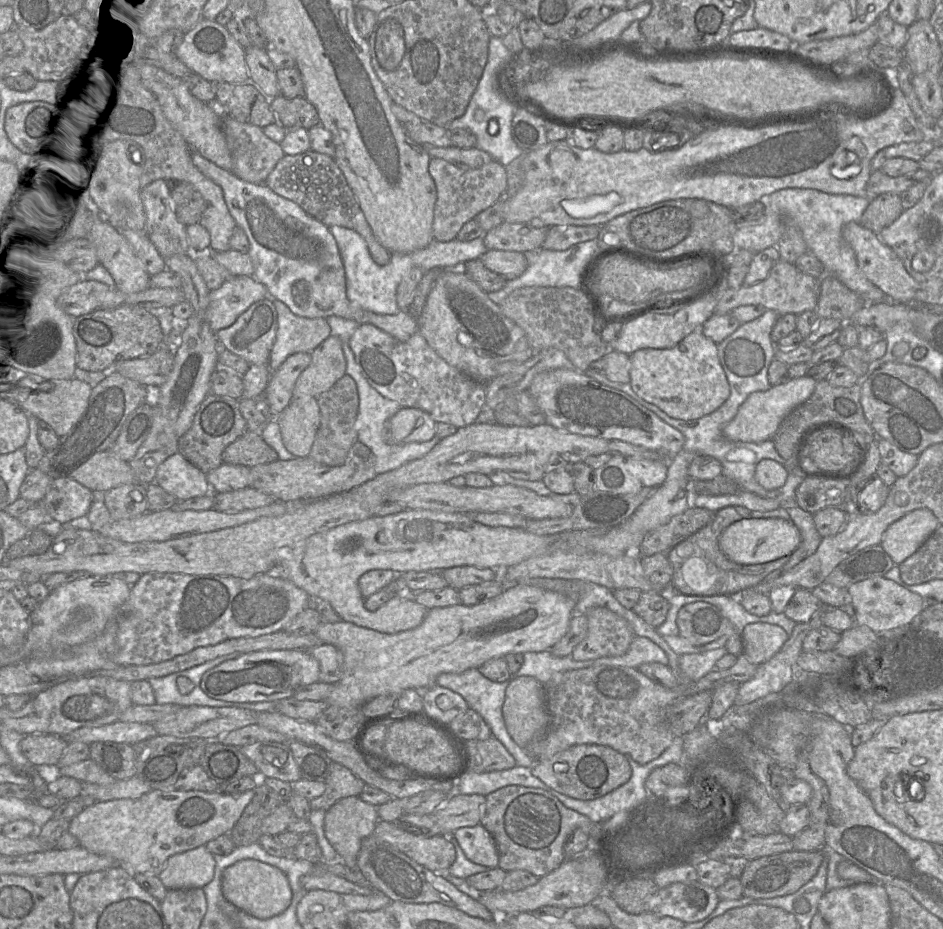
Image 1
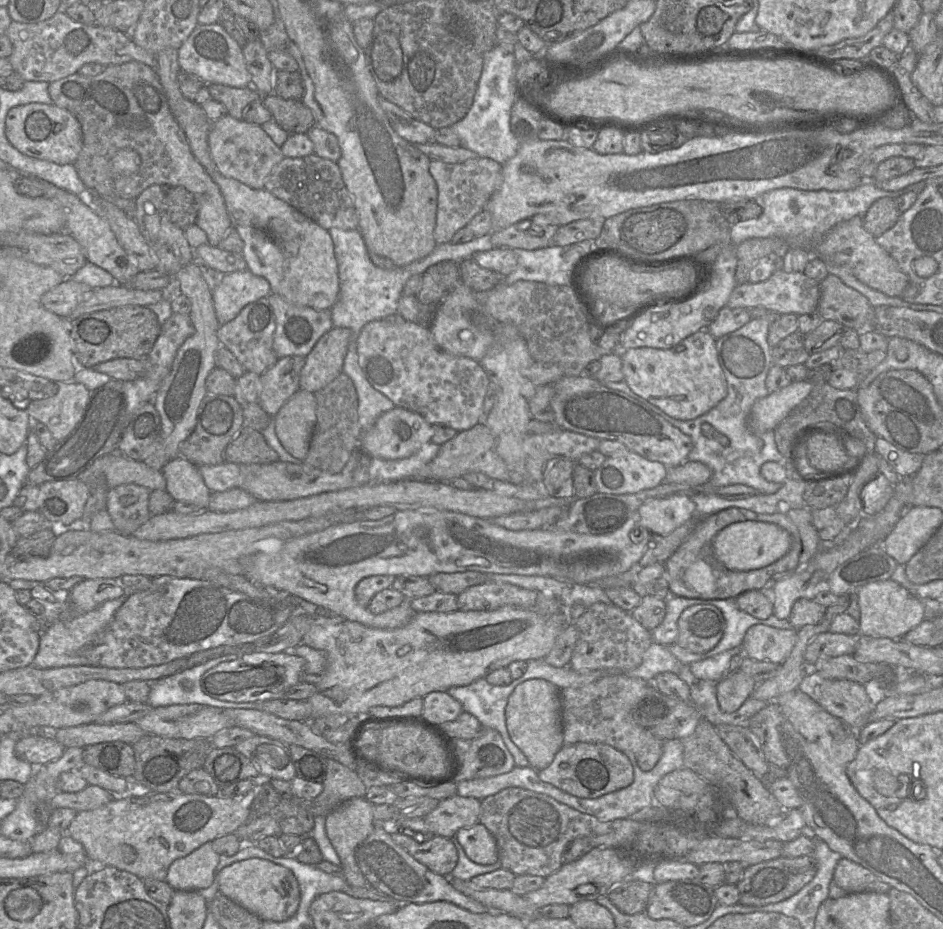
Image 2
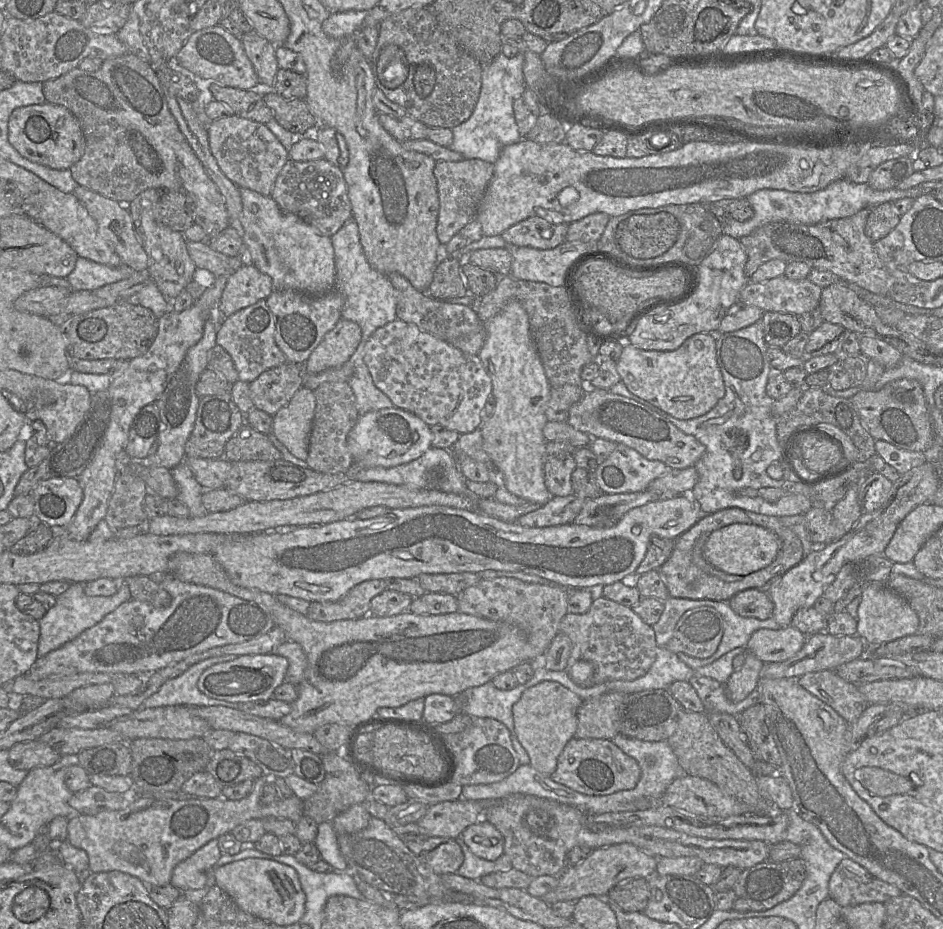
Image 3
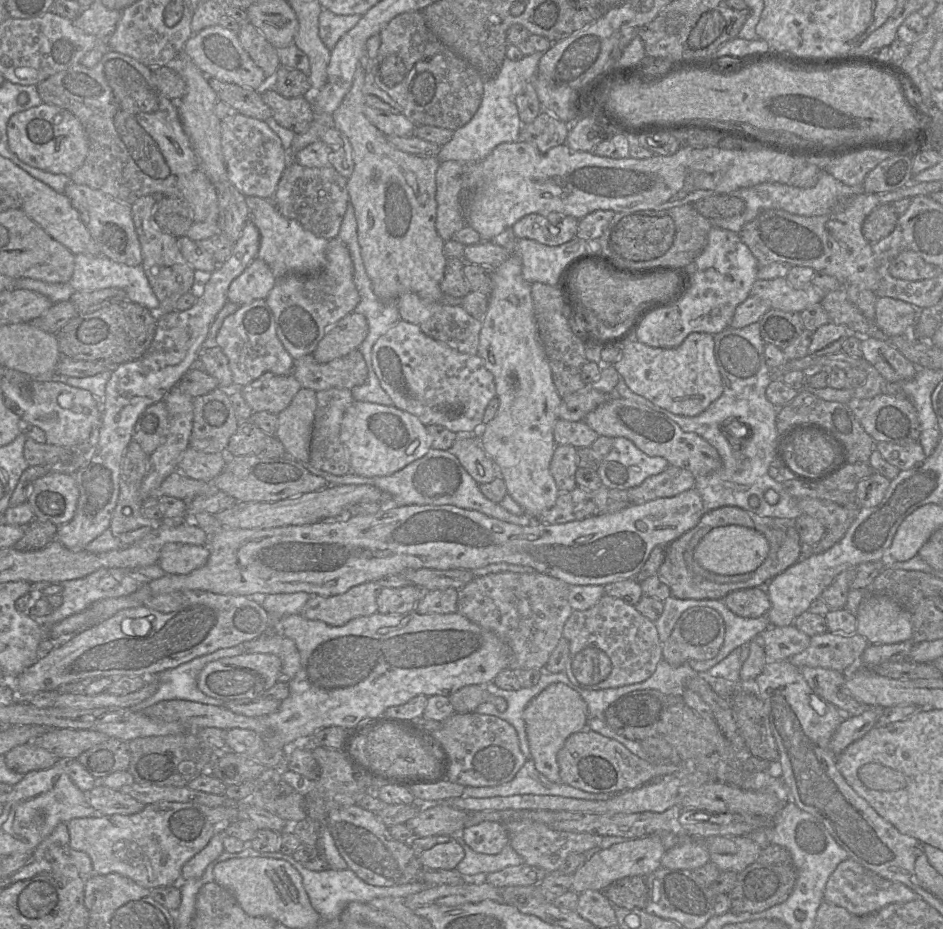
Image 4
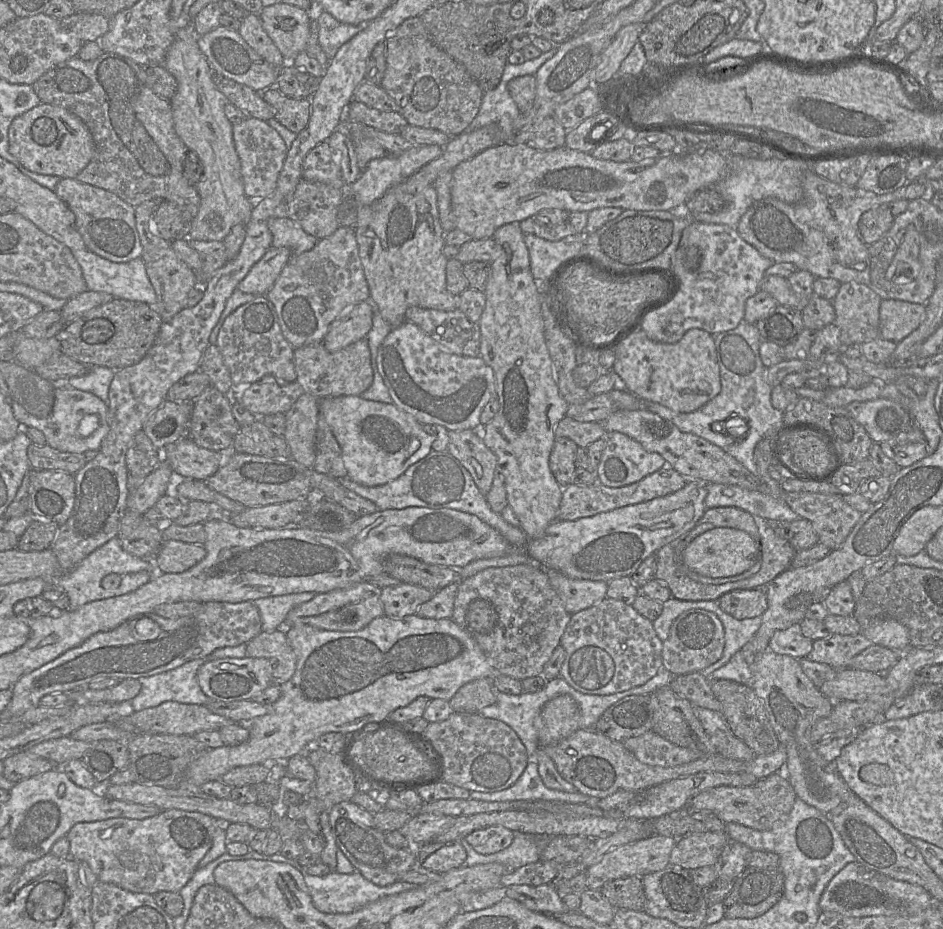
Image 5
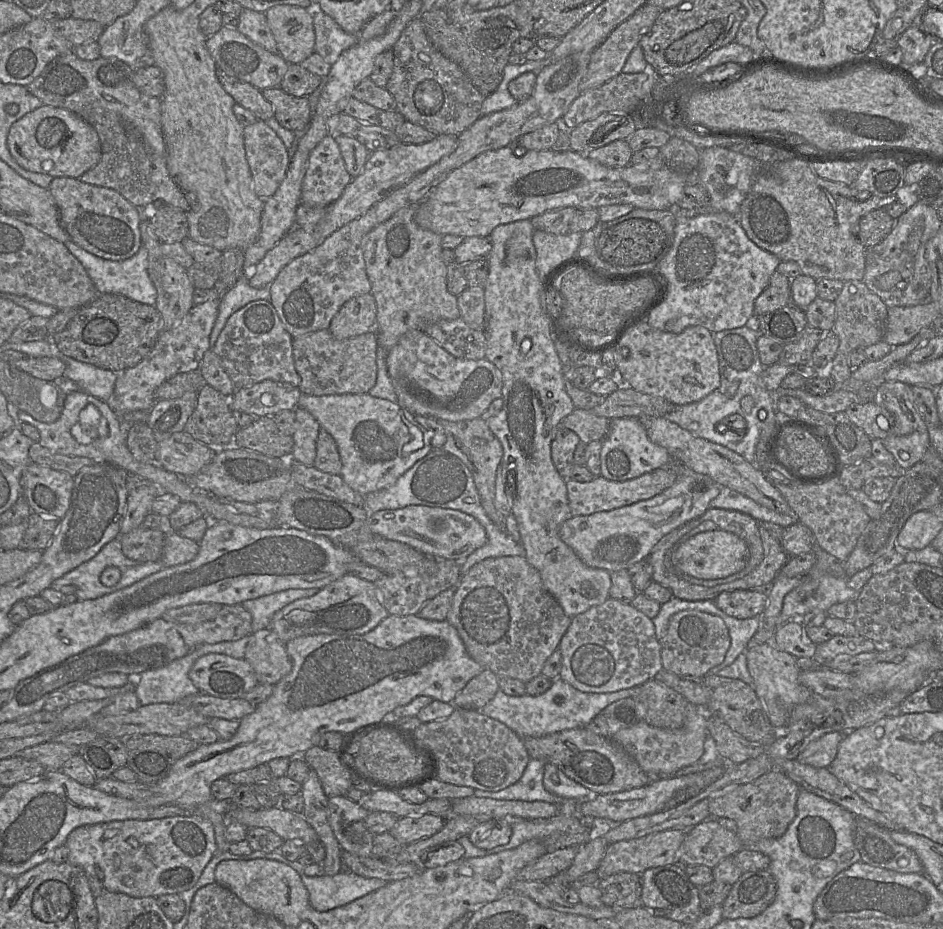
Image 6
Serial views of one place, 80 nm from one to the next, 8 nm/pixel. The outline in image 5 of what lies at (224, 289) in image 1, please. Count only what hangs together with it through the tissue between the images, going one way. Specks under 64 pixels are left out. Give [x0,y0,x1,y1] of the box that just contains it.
[237,246,292,296]

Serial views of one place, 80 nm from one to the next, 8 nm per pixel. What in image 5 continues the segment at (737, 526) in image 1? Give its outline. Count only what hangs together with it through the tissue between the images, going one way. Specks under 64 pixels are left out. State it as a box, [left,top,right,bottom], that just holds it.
[683,527,760,578]

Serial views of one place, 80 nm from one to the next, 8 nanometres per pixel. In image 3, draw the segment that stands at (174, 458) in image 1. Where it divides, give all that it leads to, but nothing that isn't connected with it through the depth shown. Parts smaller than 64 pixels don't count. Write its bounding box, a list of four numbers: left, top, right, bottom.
[171,462,208,517]

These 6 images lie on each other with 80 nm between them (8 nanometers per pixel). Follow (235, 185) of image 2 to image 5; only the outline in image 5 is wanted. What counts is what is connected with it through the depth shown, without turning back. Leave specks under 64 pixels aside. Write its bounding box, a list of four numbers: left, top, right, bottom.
[268,217,318,254]

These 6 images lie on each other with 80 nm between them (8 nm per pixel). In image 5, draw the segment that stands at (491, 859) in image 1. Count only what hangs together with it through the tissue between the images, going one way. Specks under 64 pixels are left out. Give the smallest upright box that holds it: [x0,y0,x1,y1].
[465,826,514,855]

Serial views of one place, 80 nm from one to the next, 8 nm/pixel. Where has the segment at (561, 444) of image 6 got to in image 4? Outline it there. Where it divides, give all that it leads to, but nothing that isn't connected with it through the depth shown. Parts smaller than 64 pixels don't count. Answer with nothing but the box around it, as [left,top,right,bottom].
[550,445,577,492]

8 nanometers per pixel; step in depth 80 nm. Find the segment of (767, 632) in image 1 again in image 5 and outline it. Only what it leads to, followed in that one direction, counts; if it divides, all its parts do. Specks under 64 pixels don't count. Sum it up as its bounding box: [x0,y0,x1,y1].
[768,623,813,659]

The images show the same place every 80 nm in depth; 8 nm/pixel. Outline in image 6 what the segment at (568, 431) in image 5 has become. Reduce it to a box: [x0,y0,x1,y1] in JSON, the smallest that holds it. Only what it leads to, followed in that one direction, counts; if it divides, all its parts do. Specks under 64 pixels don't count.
[560,408,610,445]

